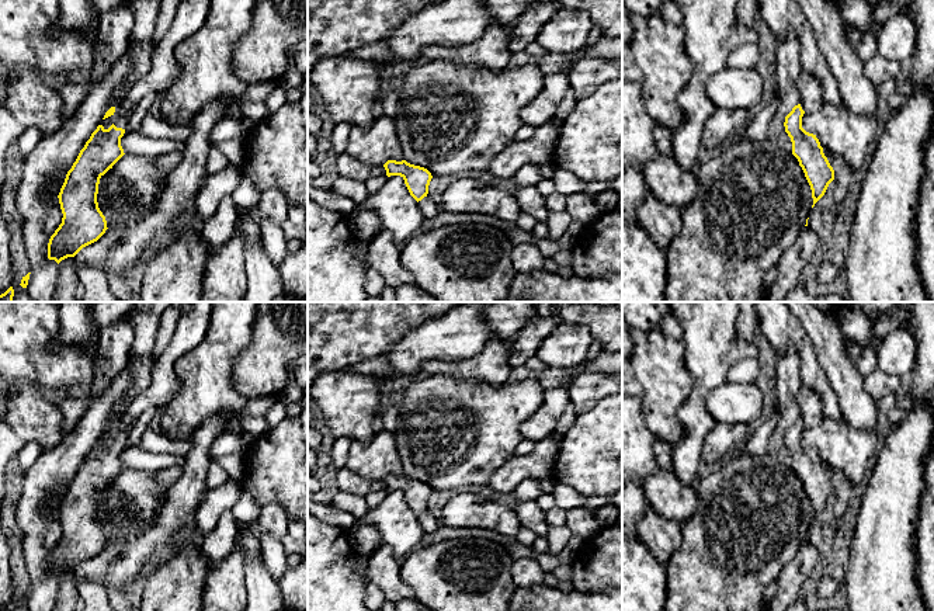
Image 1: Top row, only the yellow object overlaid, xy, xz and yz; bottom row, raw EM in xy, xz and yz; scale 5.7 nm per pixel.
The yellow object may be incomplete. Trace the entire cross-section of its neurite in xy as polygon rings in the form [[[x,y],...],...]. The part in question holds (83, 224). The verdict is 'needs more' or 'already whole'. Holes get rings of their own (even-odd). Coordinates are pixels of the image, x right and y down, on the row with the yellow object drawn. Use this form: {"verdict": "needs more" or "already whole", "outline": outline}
{"verdict": "needs more", "outline": [[[129,114],[108,129],[98,125],[80,150],[58,195],[63,213],[62,223],[48,243],[48,258],[58,264],[74,257],[83,247],[97,242],[108,229],[98,208],[100,178],[125,155],[121,138]]]}

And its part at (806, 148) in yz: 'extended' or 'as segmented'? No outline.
as segmented

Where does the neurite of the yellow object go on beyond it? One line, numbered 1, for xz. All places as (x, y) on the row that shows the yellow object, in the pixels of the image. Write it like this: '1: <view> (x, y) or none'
1: none

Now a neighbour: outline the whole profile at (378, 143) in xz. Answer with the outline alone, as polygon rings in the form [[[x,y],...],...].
[[[388,115],[375,118],[368,129],[353,128],[346,153],[369,166],[383,166],[388,160],[404,160],[396,124]]]

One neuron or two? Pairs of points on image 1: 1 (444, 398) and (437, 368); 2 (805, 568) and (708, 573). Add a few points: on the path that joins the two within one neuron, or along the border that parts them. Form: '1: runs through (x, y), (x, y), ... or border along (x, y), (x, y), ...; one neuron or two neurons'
1: border along (420, 375), (457, 375), (471, 379); two neurons
2: border along (802, 544), (781, 568), (775, 580); two neurons

